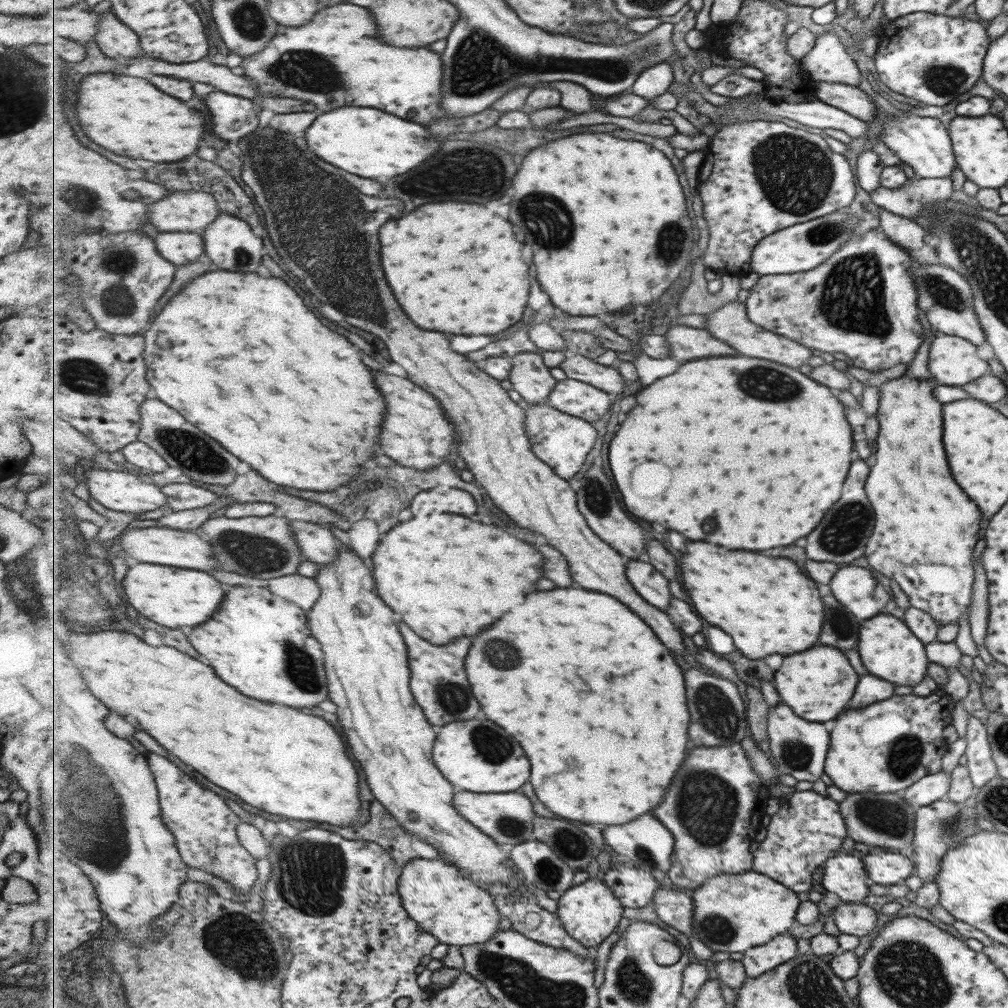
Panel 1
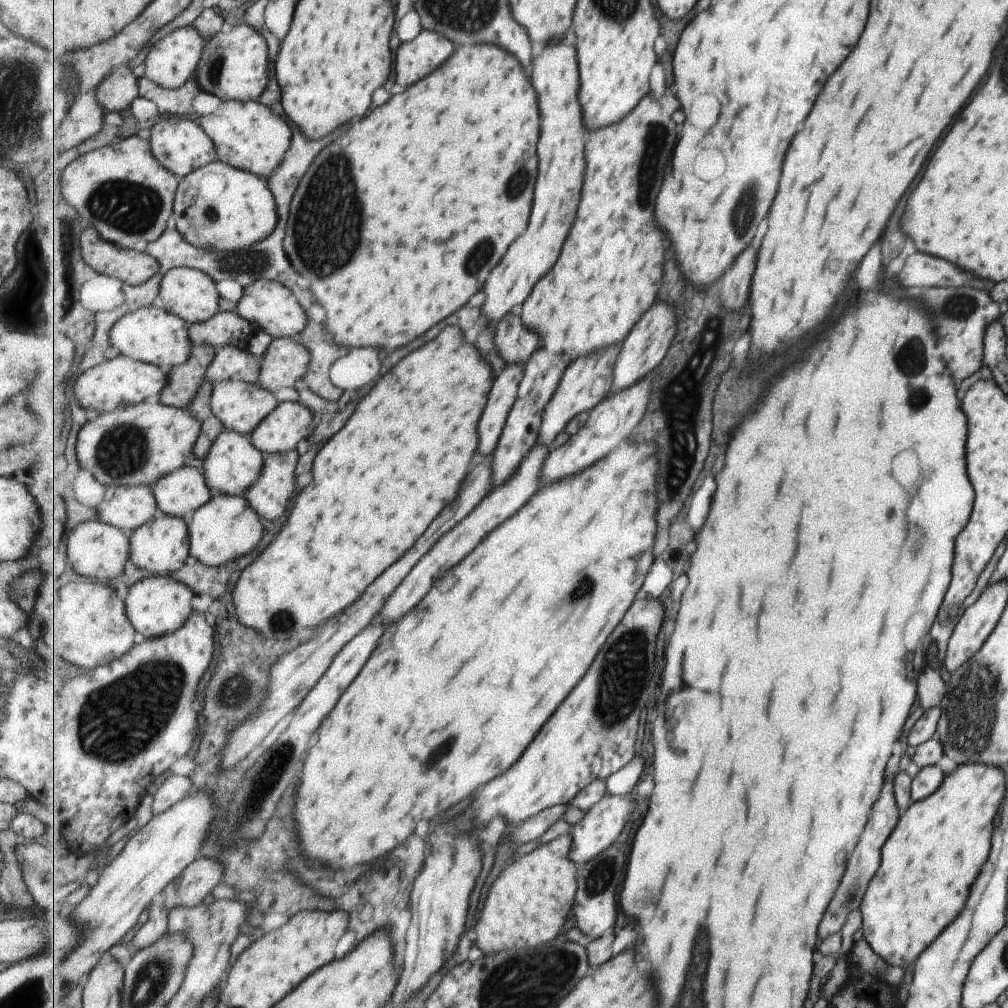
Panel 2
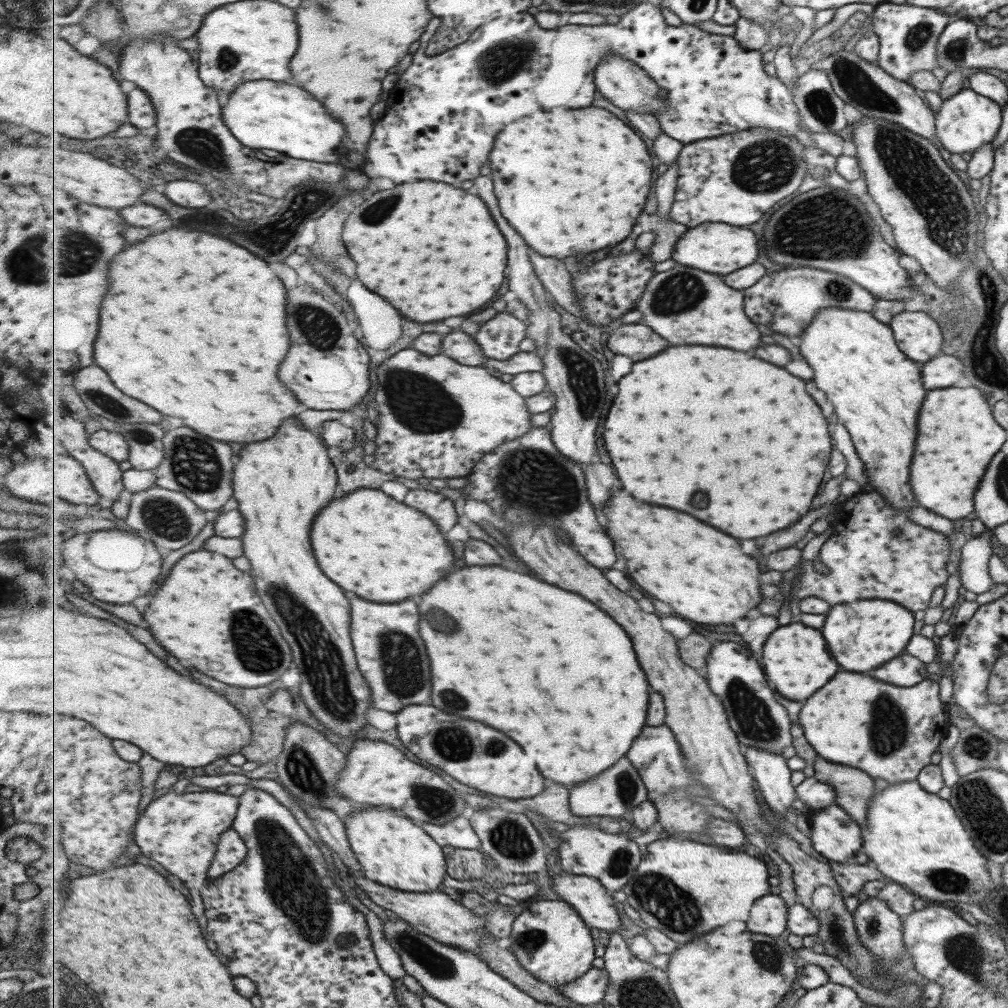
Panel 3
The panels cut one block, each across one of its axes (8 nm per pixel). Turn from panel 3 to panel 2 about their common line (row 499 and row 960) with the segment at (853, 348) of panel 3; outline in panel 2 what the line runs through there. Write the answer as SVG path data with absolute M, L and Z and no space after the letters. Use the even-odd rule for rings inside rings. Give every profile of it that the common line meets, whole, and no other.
M976 763L957 765L949 775L944 776L935 792L913 802L898 818L889 838L882 845L881 864L868 883L865 896L857 908L861 912L862 938L887 965L901 969L911 966L917 954L927 948L947 926L947 922L959 914L967 896L967 888L987 858L991 820L997 812L997 802L1003 796L1001 770Z

